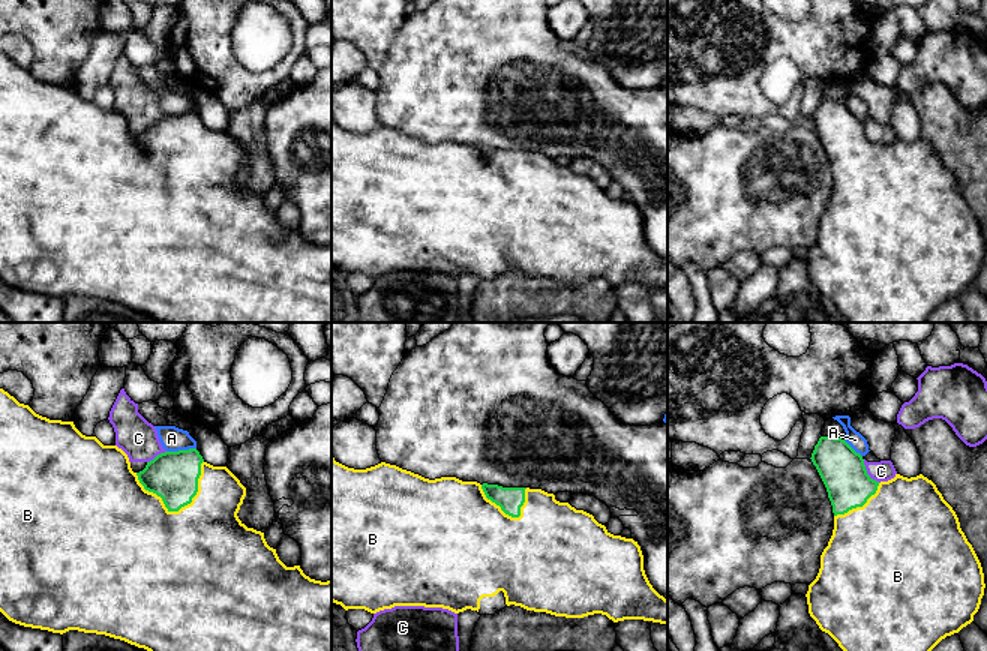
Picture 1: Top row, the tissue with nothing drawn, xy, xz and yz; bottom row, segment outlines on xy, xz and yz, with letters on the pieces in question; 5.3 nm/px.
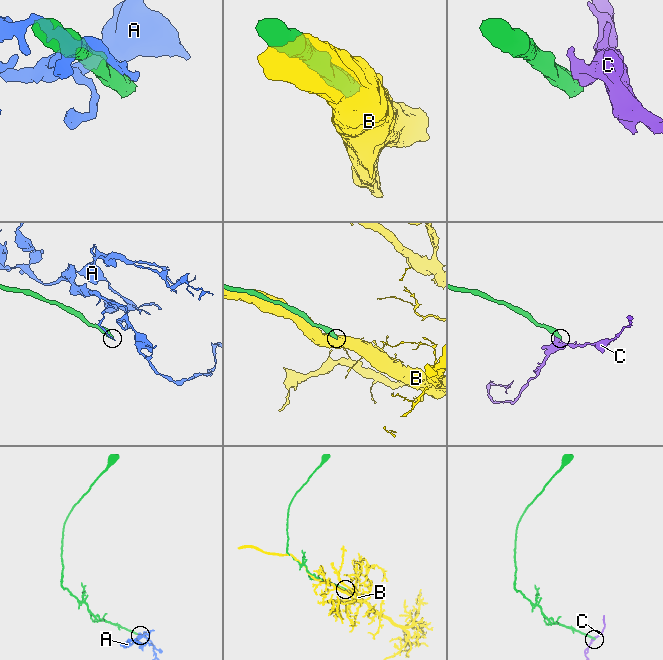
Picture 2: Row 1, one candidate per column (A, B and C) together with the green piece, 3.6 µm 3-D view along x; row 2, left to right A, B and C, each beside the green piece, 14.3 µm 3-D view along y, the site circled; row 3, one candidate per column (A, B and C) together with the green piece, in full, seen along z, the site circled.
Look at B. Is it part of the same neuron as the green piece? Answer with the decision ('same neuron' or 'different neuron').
same neuron

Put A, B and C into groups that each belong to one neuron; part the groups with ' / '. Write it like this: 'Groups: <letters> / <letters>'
Groups: A / B / C

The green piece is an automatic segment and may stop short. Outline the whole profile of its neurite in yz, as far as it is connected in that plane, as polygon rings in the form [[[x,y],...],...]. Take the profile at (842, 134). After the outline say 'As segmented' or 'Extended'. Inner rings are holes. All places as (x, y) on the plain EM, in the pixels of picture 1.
[[[820,100],[810,123],[826,152],[834,177],[832,200],[806,258],[810,280],[849,322],[927,322],[942,303],[974,285],[986,252],[981,226],[956,176],[922,138],[910,142],[896,138],[880,147],[873,144],[862,120],[842,102]]]. Extended

